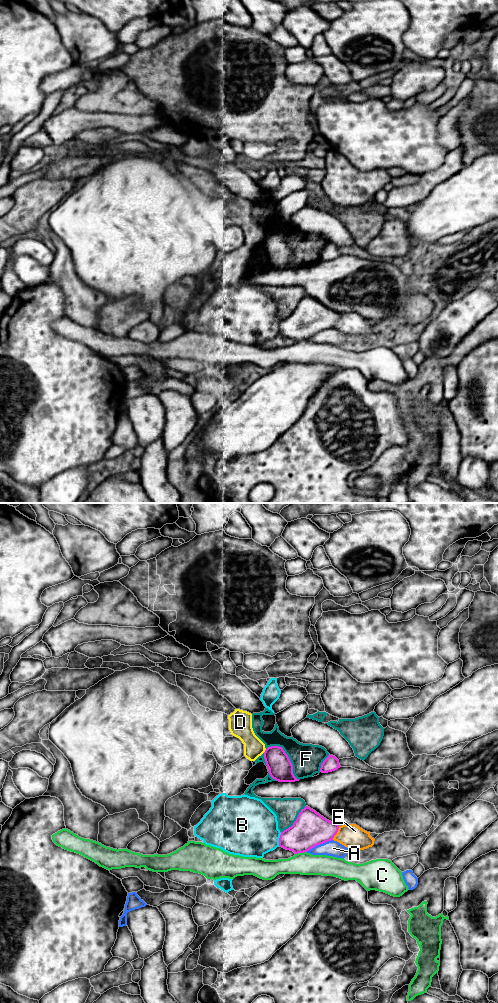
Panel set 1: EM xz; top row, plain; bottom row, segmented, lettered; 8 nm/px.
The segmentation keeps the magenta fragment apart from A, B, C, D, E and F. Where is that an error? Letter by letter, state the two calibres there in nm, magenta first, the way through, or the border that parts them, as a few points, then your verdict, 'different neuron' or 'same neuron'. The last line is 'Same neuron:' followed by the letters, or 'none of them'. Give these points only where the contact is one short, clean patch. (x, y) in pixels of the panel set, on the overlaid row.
A: 280 nm thick on the magenta side, 130 nm on the other; different neuron
B: 260 nm thick on the magenta side, 440 nm on the other; different neuron
C: 280 nm thick on the magenta side, 180 nm on the other; different neuron
D: 190 nm thick on the magenta side, 160 nm on the other; border along xz (266, 749), (263, 752); different neuron
E: 280 nm thick on the magenta side, 190 nm on the other; different neuron
F: 190 nm thick on the magenta side, 240 nm on the other; different neuron
Same neuron: none of them

